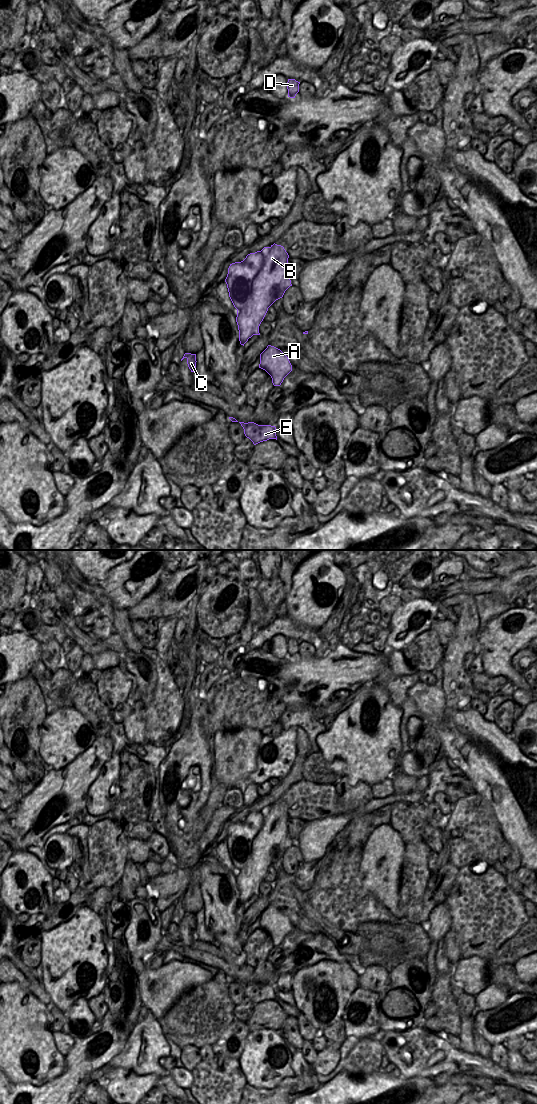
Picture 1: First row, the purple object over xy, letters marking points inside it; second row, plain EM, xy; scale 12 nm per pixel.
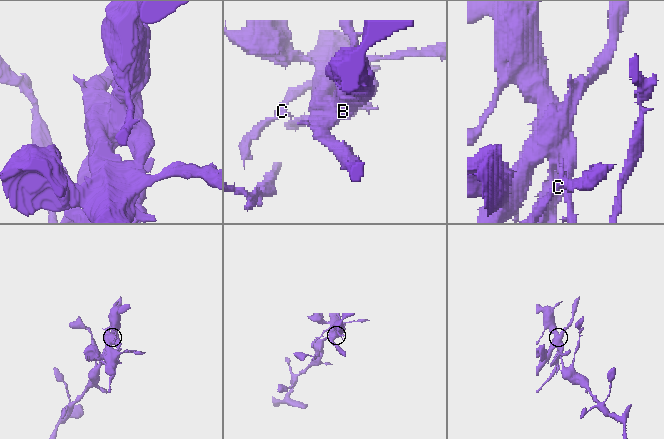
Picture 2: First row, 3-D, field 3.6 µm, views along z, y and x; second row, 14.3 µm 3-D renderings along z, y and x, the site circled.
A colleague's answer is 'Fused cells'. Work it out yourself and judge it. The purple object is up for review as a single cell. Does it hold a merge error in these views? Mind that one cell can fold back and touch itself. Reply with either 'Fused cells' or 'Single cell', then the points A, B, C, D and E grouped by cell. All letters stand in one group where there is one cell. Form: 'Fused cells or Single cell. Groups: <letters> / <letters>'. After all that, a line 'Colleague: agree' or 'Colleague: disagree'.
Fused cells. Groups: A C E / B D
Colleague: agree

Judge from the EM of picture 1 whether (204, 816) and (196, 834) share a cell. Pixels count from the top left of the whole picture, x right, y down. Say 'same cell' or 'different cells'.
same cell

